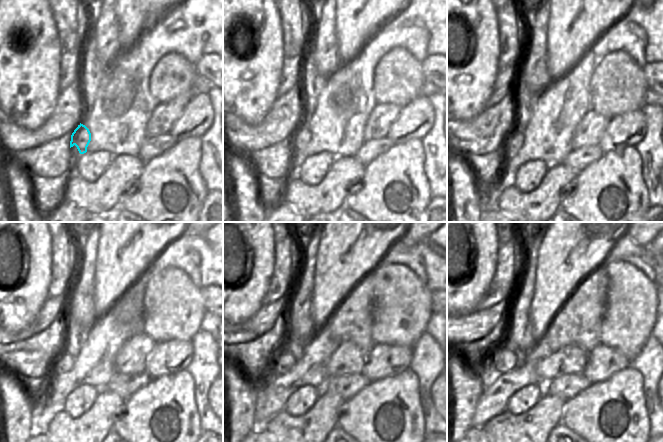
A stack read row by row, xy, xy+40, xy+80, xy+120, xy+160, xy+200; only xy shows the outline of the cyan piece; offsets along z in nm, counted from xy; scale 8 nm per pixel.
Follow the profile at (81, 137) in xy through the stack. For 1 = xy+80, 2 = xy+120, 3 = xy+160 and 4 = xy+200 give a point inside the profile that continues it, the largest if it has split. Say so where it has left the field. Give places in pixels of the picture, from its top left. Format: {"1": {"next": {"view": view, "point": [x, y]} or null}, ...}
{"1": {"next": {"view": "xy+80", "point": [513, 141]}}, "2": {"next": {"view": "xy+120", "point": [62, 362]}}, "3": {"next": {"view": "xy+160", "point": [281, 361]}}, "4": {"next": {"view": "xy+200", "point": [500, 360]}}}

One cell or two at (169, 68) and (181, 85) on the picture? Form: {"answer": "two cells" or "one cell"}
{"answer": "one cell"}

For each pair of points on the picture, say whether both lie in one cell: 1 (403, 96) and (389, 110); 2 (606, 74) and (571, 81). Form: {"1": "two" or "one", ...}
{"1": "two", "2": "two"}

